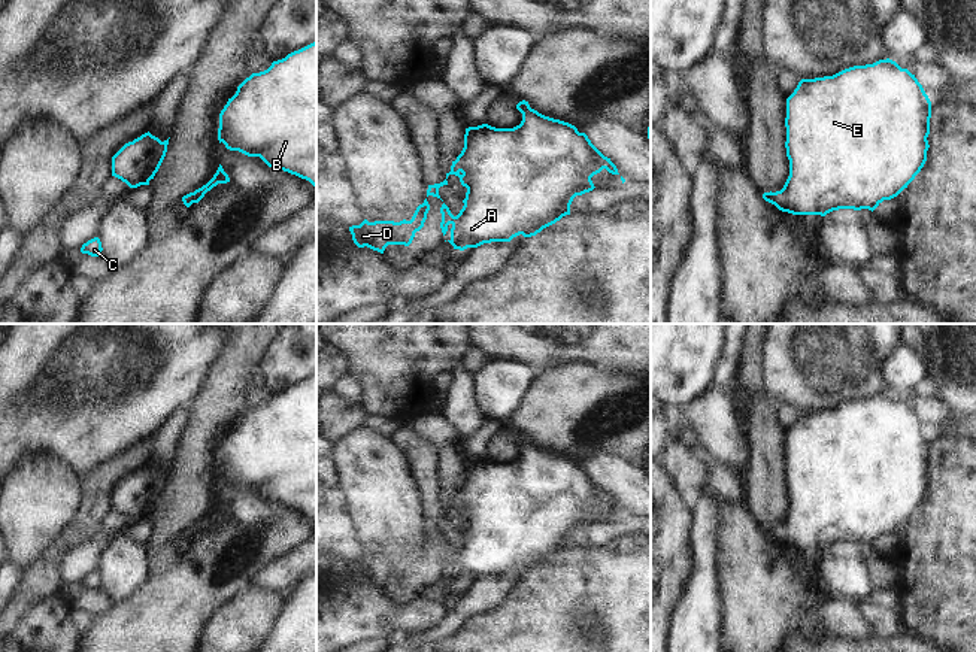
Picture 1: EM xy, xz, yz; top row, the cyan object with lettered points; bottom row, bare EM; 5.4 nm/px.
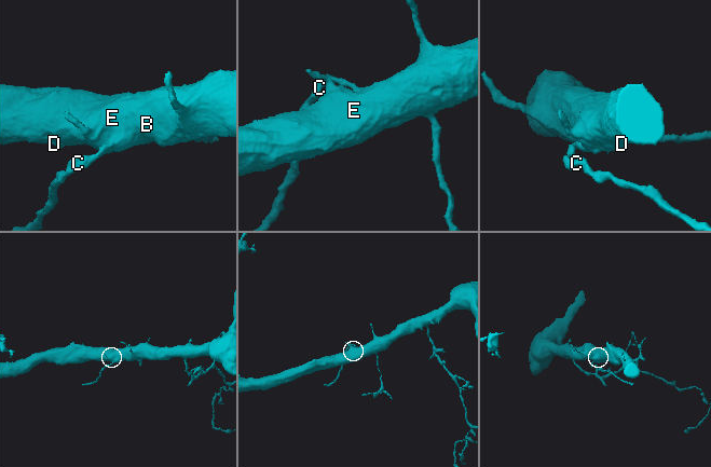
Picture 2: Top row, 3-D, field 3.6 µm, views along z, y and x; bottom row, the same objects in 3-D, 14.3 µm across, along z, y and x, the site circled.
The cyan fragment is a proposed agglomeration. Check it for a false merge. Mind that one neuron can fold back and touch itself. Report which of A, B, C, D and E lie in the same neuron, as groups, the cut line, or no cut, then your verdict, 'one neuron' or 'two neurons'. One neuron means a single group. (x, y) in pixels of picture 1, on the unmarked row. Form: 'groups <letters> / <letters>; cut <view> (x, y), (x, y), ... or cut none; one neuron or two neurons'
groups A B C D E; cut none; one neuron

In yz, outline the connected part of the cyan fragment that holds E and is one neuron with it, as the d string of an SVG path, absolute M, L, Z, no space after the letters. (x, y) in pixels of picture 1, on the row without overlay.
M886 392L854 400L833 410L801 413L786 433L786 491L789 510L781 525L763 533L792 549L821 549L839 543L875 545L883 534L897 531L927 495L931 436L915 409Z

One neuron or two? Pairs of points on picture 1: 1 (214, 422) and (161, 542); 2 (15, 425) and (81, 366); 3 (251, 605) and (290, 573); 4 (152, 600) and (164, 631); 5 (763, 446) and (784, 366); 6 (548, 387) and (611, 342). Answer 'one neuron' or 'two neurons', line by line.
1: one neuron
2: one neuron
3: two neurons
4: one neuron
5: two neurons
6: two neurons

